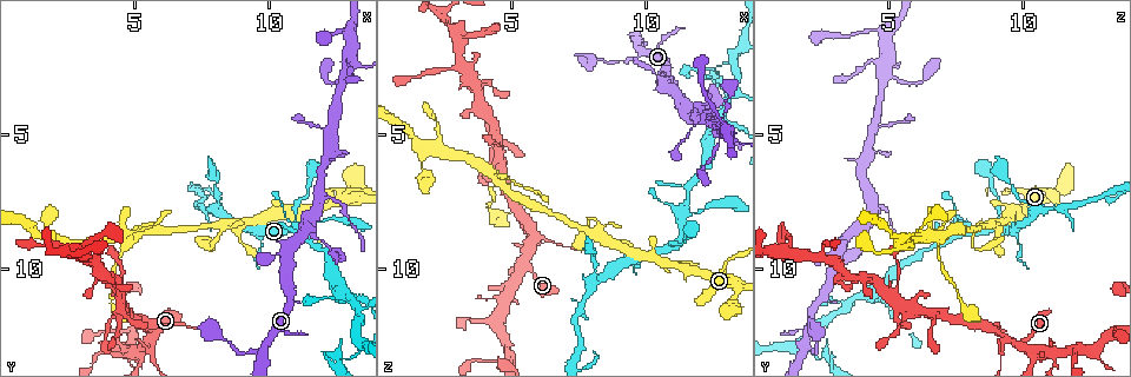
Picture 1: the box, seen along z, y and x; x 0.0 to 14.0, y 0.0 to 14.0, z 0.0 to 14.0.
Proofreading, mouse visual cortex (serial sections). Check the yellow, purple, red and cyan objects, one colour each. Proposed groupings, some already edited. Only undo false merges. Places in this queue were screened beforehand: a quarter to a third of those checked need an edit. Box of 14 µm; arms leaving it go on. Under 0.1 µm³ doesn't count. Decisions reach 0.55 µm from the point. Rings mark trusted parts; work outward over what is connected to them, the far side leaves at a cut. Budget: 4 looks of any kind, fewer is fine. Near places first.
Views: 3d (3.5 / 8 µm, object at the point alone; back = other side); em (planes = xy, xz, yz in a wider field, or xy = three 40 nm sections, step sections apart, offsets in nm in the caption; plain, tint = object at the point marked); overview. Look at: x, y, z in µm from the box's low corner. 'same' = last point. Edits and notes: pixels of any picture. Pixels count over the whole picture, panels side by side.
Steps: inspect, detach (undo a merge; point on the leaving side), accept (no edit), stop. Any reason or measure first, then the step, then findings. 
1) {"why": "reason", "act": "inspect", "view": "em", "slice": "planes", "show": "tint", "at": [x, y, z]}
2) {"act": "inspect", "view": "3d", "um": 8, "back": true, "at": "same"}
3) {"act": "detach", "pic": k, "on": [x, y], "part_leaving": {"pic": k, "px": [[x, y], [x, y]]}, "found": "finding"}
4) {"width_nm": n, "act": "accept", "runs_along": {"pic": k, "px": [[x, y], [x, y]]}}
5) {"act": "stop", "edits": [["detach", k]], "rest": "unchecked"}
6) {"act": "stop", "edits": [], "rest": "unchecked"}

{"why": "arms part here", "act": "inspect", "view": "3d", "um": 3.5, "at": [4.9, 8.7, 7.1]}

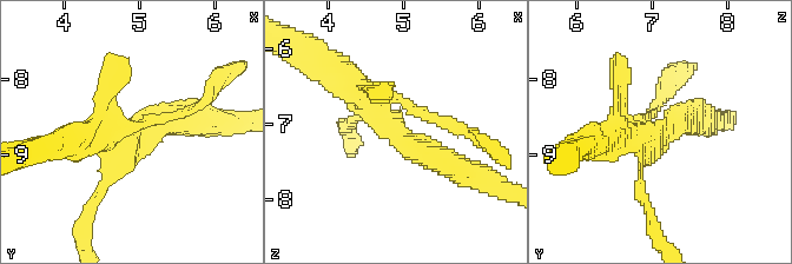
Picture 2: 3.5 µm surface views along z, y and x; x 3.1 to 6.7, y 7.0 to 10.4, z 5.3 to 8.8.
{"act": "inspect", "view": "em", "slice": "xy", "step": 2, "show": "tint", "at": [4.85, 8.75, 7.00]}

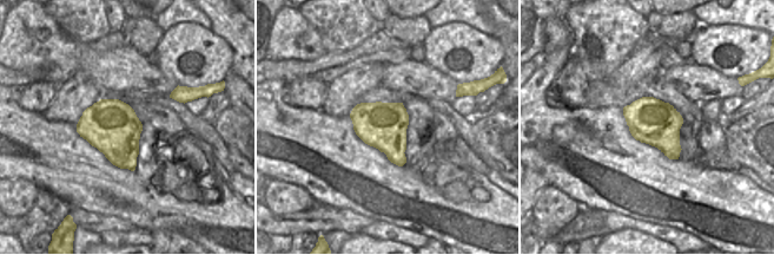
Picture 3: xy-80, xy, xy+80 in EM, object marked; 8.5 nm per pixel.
{"act": "accept", "runs_along": {"pic": 2, "px": [[455, 167], [418, 150], [331, 68]]}, "found": "continuous, no second cell"}

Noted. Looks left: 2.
{"why": "sharp bend", "act": "inspect", "view": "3d", "um": 3.5, "at": [12.9, 2.5, 4.9]}

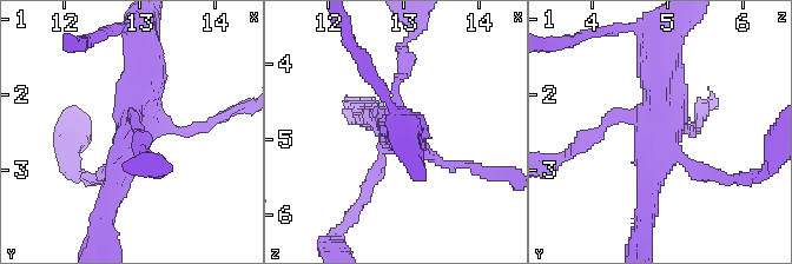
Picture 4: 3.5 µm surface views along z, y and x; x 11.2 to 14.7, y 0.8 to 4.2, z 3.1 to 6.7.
{"why": "now the EM", "act": "inspect", "view": "em", "slice": "xy", "step": 3, "show": "tint", "at": [12.90, 2.55, 4.95]}

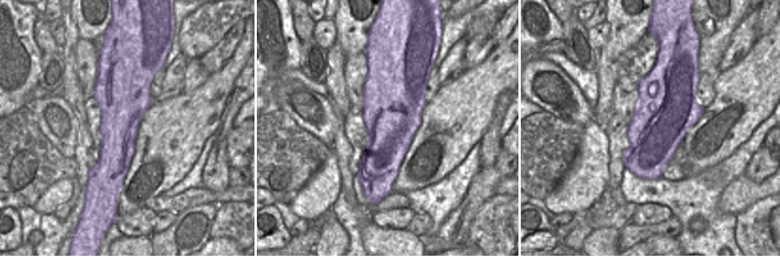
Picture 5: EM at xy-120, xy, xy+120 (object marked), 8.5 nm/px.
{"width_nm": 500, "act": "accept", "runs_along": {"pic": 4, "px": [[105, 202], [131, 154], [142, 53]]}, "found": "all the same cell"}

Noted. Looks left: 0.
{"act": "stop", "edits": [], "rest": "unchecked"}

